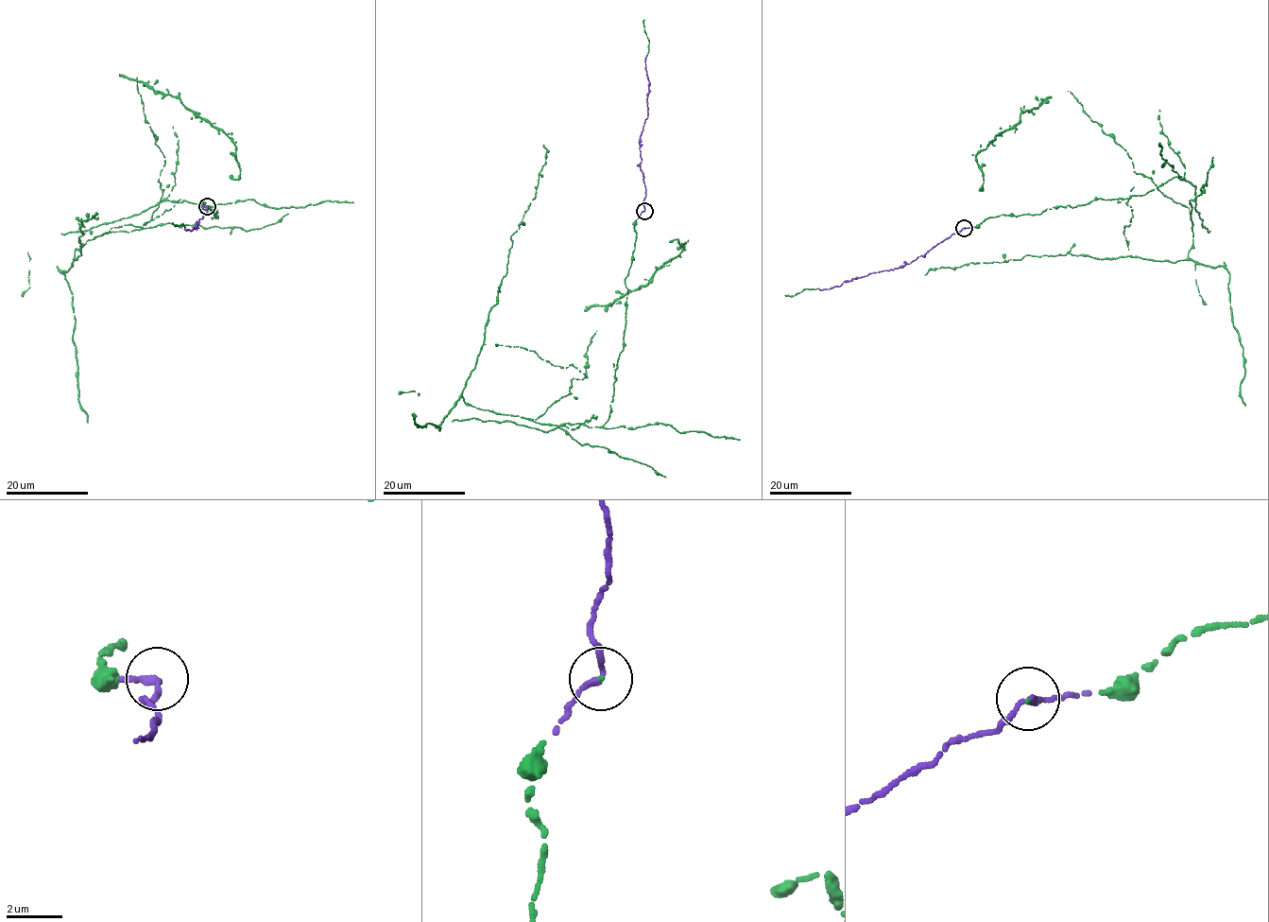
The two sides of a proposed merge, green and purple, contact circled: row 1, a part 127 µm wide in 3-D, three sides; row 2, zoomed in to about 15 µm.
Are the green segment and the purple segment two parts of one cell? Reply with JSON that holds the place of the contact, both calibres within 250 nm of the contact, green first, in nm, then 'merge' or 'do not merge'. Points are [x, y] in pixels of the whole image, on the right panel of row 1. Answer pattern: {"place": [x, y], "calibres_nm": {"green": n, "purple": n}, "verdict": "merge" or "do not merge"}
{"place": [964, 228], "calibres_nm": {"green": 70, "purple": 200}, "verdict": "merge"}

